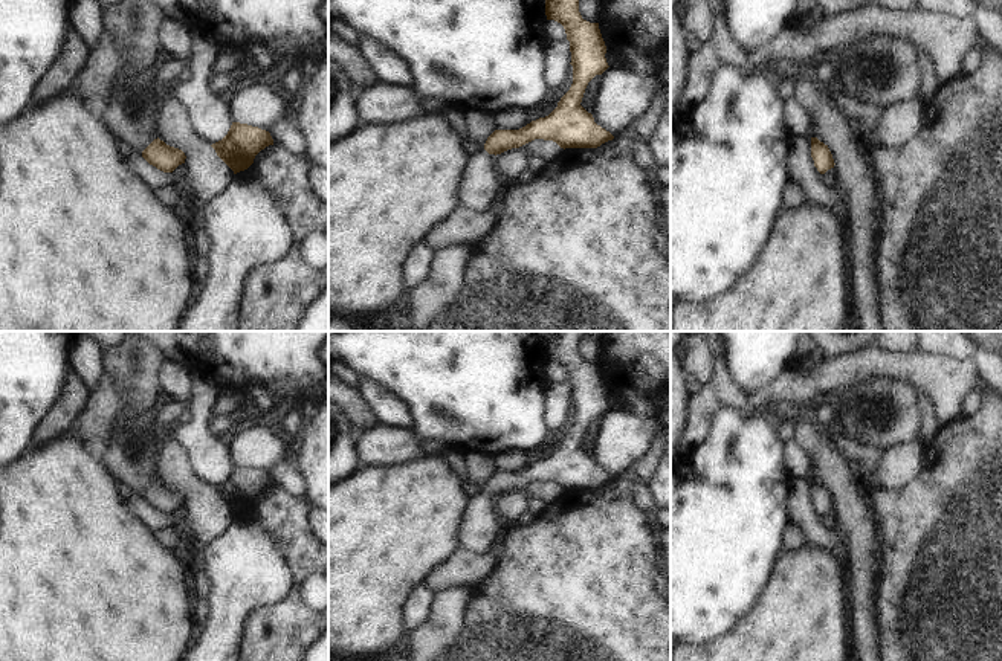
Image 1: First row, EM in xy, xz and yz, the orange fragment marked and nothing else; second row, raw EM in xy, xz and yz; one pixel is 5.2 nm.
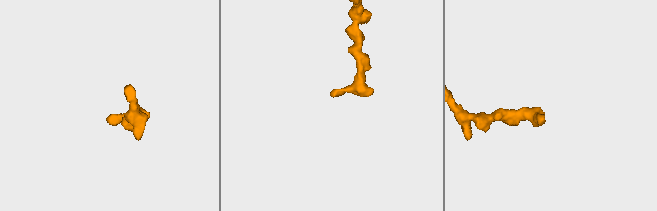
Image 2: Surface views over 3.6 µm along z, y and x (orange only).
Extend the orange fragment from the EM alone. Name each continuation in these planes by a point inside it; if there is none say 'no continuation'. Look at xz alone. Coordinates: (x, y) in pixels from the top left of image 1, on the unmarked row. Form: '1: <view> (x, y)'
no continuation

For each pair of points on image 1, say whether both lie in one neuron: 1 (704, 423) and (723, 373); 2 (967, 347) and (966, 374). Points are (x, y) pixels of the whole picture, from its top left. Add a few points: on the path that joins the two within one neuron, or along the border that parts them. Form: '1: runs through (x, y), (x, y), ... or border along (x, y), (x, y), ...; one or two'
1: runs through (704, 411), (704, 406), (723, 385); one
2: border along (932, 353), (941, 357), (970, 359), (979, 374); two

